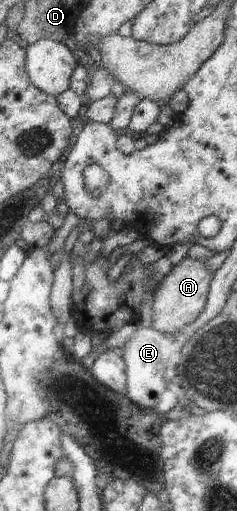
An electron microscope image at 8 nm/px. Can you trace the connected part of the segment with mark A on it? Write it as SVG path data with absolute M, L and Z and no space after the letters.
M184 257L171 271L171 275L162 281L156 294L155 327L166 334L172 334L188 323L193 323L206 309L215 272L207 265L206 259Z

